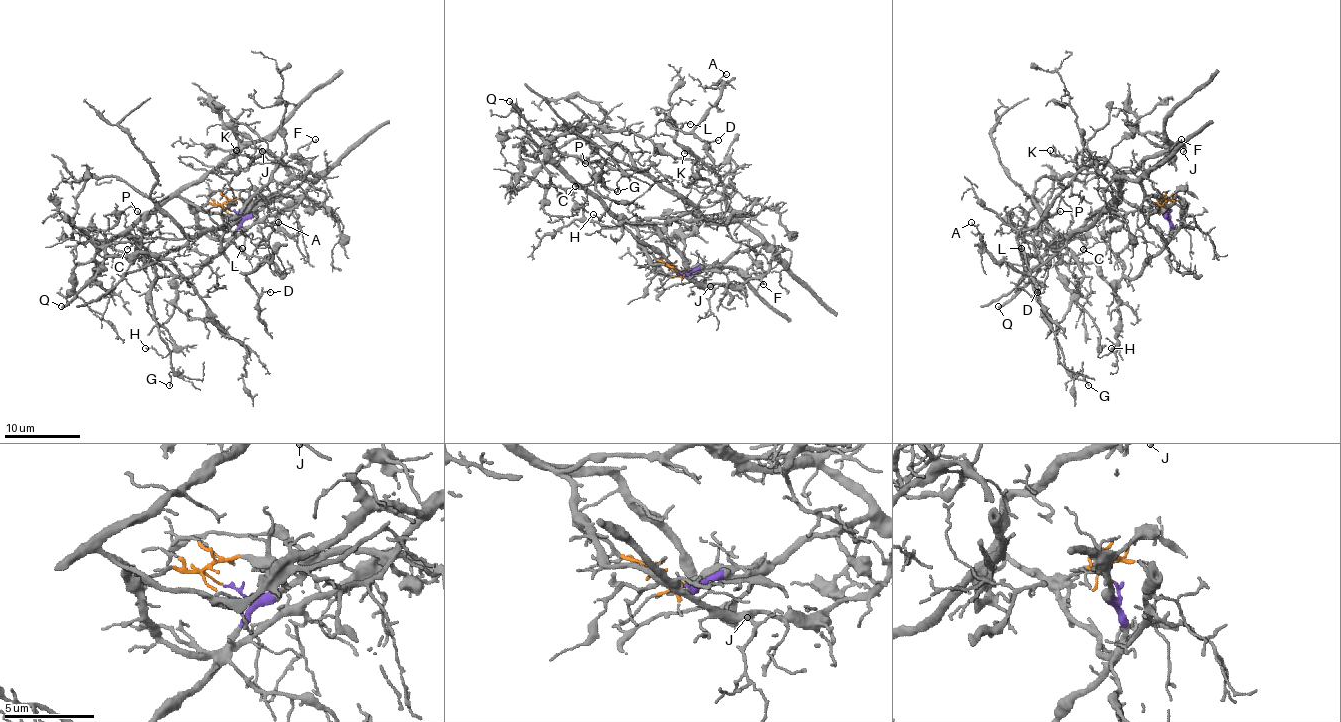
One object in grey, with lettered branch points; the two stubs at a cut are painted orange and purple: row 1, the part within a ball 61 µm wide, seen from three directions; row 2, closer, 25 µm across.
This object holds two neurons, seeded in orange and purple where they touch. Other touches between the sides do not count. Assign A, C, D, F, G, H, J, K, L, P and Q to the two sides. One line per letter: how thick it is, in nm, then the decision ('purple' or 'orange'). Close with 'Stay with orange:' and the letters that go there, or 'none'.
A: 100 nm thick; purple
C: 90 nm thick; orange
D: 120 nm thick; purple
F: 100 nm thick; purple
G: 80 nm thick; orange
H: 100 nm thick; orange
J: 130 nm thick; orange
K: 80 nm thick; purple
L: 110 nm thick; purple
P: 110 nm thick; orange
Q: 240 nm thick; orange
Stay with orange: C, G, H, J, P, Q

